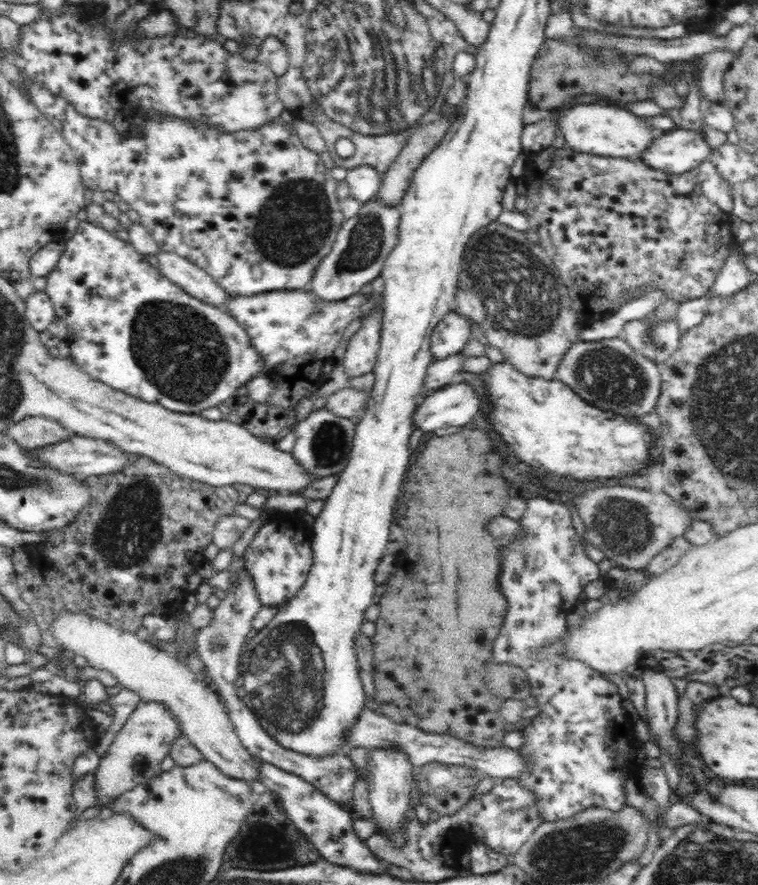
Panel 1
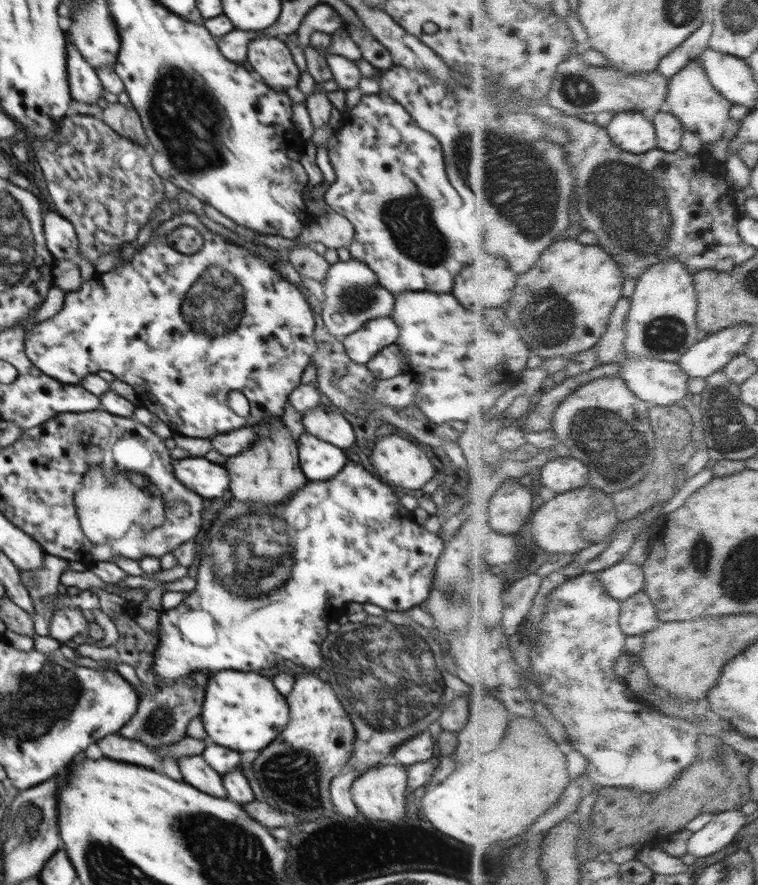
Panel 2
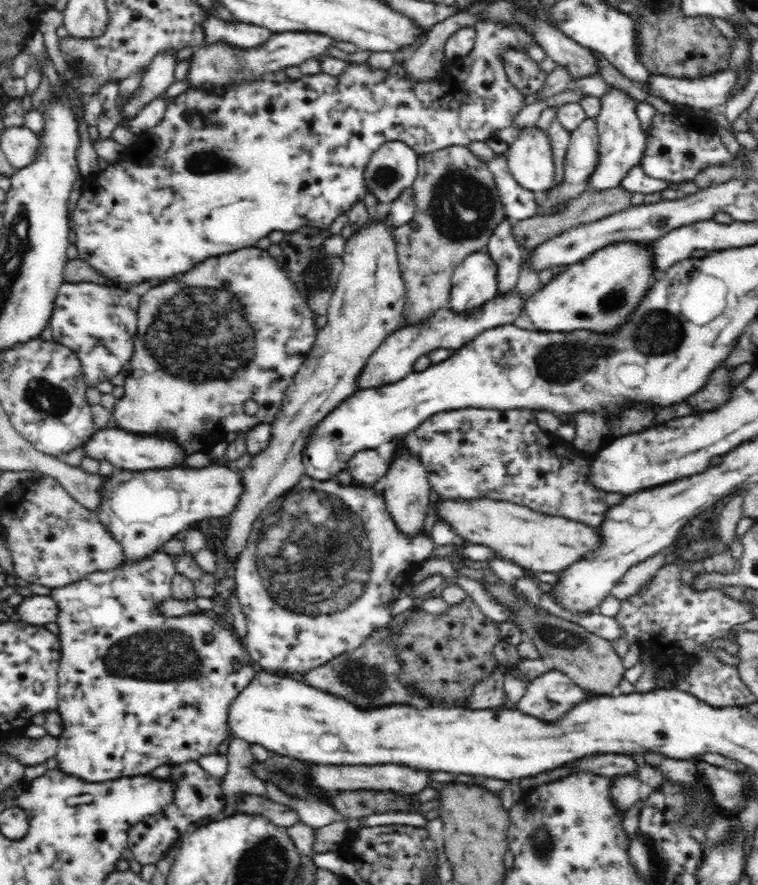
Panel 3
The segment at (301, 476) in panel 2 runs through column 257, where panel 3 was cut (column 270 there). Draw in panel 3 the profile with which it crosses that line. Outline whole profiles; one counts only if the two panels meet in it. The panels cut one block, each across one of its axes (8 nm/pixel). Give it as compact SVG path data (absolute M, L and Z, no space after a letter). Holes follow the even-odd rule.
M386 211L387 217L384 220L369 221L357 231L353 231L344 245L341 258L344 262L344 268L335 284L336 290L332 294L327 323L324 328L317 333L315 344L310 349L304 360L304 364L297 371L293 381L287 386L285 398L282 407L276 416L276 420L271 423L272 438L262 452L253 455L248 467L239 470L244 484L244 492L238 500L236 508L232 510L227 518L232 518L228 526L228 538L226 538L226 556L232 562L236 562L238 556L246 550L248 537L252 532L252 523L268 508L268 504L278 496L284 496L298 484L298 481L305 475L303 463L304 447L308 444L308 438L312 430L316 428L324 417L331 414L336 407L343 404L349 396L352 396L358 390L358 378L361 370L364 370L364 364L368 358L376 352L380 344L387 340L389 335L402 326L404 306L406 304L405 283L401 276L401 270L398 263L396 250L396 241L394 241L394 225L390 221L390 216Z

